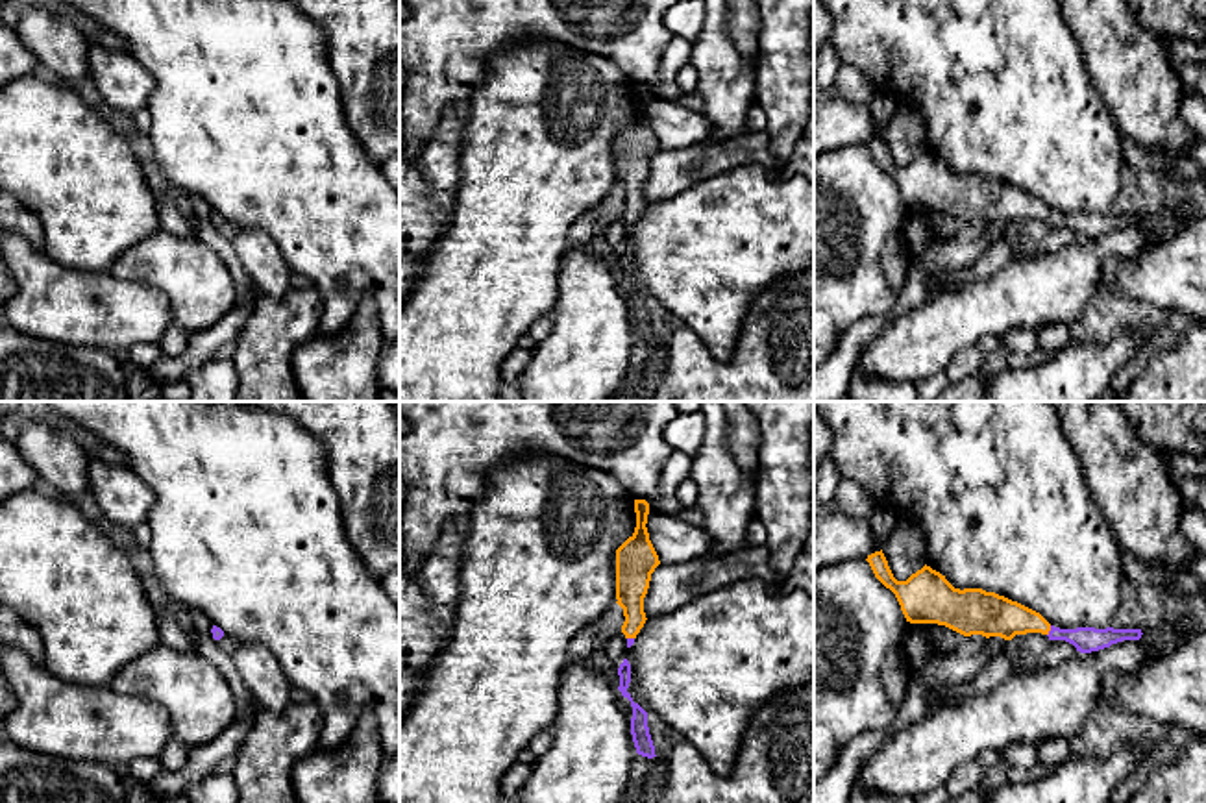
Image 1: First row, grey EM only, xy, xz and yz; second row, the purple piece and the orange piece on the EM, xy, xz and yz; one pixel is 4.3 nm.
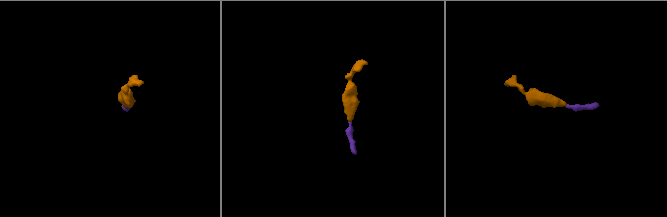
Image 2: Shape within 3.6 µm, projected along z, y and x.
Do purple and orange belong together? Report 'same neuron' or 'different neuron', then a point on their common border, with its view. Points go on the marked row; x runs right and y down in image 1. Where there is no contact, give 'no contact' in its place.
same neuron | yz (1049, 631)

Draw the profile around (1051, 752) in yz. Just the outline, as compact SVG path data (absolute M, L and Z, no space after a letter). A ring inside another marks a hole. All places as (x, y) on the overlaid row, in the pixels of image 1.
M1045 738L1034 744L1036 762L1045 770L1058 768L1064 760L1069 759L1069 744L1065 738Z

